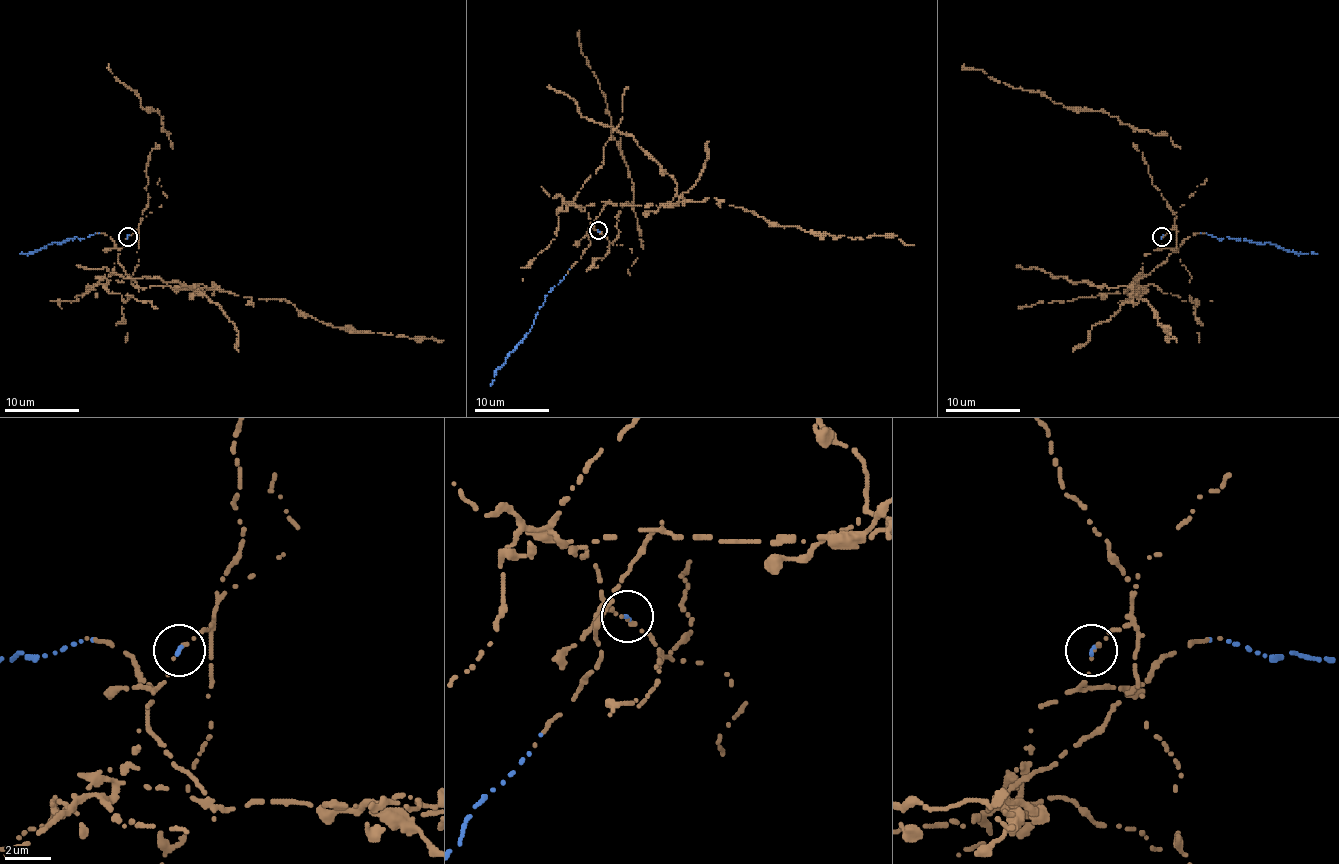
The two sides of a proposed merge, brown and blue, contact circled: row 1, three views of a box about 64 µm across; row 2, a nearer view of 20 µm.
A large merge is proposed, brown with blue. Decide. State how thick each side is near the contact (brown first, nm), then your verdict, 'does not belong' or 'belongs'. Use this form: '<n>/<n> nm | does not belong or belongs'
170/130 nm | does not belong

